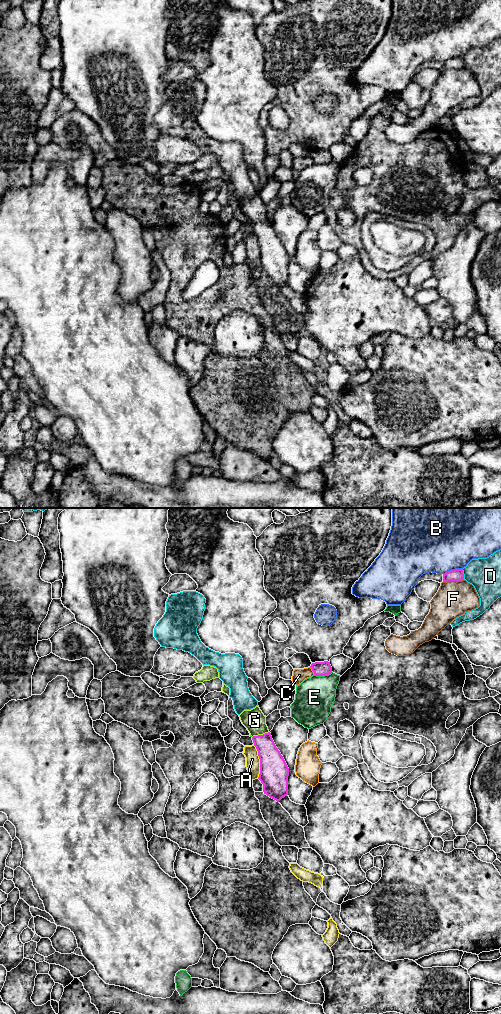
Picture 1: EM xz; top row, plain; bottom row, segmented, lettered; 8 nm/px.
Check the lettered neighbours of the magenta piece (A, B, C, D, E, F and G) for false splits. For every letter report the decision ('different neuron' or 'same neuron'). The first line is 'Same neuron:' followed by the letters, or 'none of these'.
Same neuron: G
A: different neuron
B: different neuron
C: different neuron
D: different neuron
E: different neuron
F: different neuron
G: same neuron

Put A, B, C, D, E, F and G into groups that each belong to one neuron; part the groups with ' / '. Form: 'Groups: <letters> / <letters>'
Groups: A / B / C / D / E / F / G

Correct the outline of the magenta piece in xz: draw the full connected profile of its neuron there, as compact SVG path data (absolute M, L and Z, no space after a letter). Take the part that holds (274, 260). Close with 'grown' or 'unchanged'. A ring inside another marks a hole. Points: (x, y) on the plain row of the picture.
M259 194L244 198L240 203L242 212L247 216L260 247L258 267L263 272L263 280L279 290L288 283L289 256L276 235L266 213L266 204Z; grown

